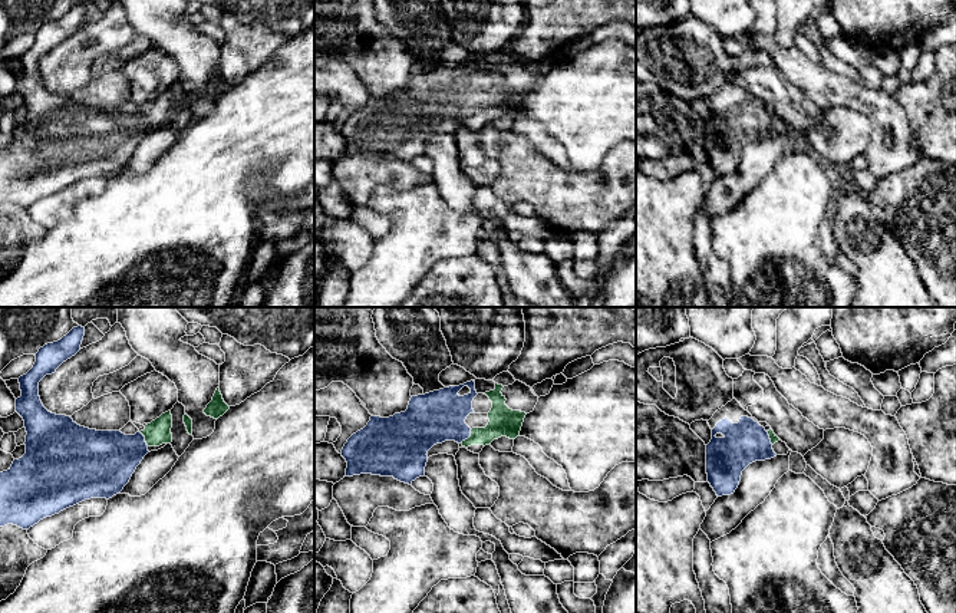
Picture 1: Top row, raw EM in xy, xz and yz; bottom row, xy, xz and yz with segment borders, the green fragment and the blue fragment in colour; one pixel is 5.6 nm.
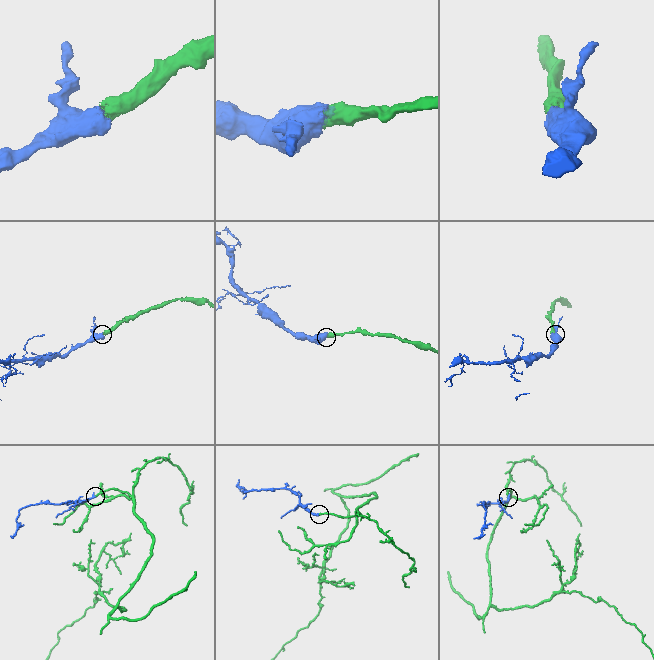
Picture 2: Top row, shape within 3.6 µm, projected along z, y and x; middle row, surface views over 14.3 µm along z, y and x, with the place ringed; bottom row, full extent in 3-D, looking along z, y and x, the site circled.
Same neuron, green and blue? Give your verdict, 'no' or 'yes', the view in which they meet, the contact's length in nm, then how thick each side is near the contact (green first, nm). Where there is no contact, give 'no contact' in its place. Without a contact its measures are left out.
yes; contact in xz; length 100 nm; calibres 160 and 280 nm

